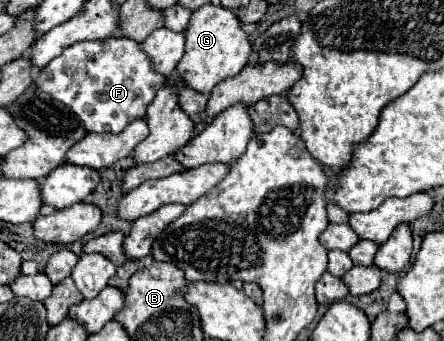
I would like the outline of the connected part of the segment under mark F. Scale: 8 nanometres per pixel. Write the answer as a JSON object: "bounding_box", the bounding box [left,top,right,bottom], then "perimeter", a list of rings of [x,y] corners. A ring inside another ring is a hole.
{"bounding_box":[35,37,165,133],"perimeter":[[[127,37],[75,43],[45,65],[35,79],[35,87],[67,105],[89,133],[121,133],[131,121],[145,117],[147,105],[163,85],[165,77],[151,69],[139,43]]]}

